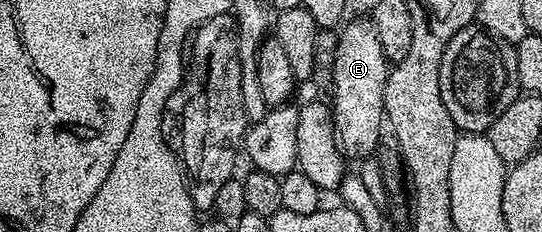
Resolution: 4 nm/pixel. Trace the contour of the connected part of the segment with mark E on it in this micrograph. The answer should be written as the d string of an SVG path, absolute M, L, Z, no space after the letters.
M357 18L354 22L348 22L340 27L337 35L331 109L342 154L349 160L365 160L381 142L381 126L383 130L386 121L385 85L391 66L385 61L385 53L379 44L379 36L375 36L372 21L365 19L364 22Z

